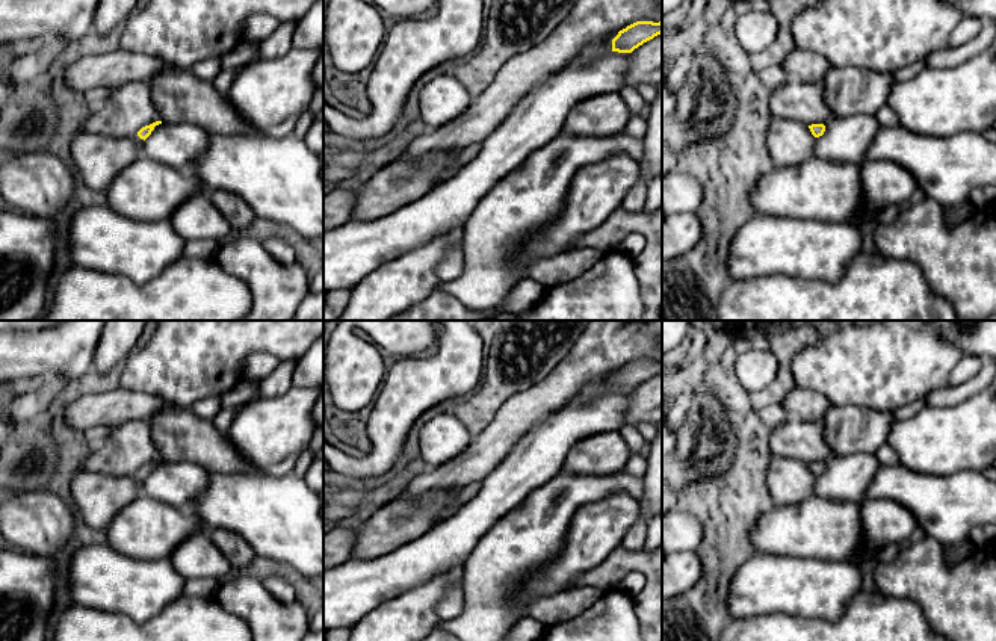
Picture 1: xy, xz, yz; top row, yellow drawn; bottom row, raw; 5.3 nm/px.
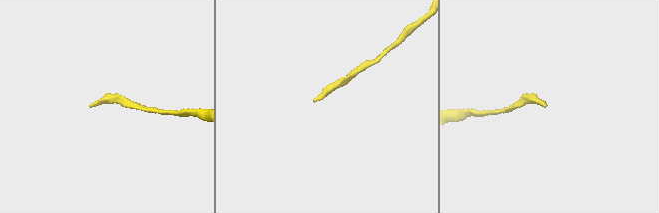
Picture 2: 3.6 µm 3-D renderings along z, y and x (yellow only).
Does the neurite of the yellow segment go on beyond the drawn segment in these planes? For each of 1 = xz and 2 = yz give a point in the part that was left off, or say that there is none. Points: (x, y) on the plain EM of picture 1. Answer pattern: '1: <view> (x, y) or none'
1: none
2: none

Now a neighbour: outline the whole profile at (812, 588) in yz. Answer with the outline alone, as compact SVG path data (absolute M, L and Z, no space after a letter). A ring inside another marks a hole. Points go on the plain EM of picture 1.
M757 553L733 574L727 611L733 620L784 612L836 621L843 615L846 603L860 591L860 567L851 562Z

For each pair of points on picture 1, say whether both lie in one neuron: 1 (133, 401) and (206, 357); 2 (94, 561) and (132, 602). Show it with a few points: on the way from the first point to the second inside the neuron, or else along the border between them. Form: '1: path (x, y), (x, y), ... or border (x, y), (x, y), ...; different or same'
1: border (120, 387), (150, 393), (168, 405); different
2: path (103, 572), (123, 591); same

